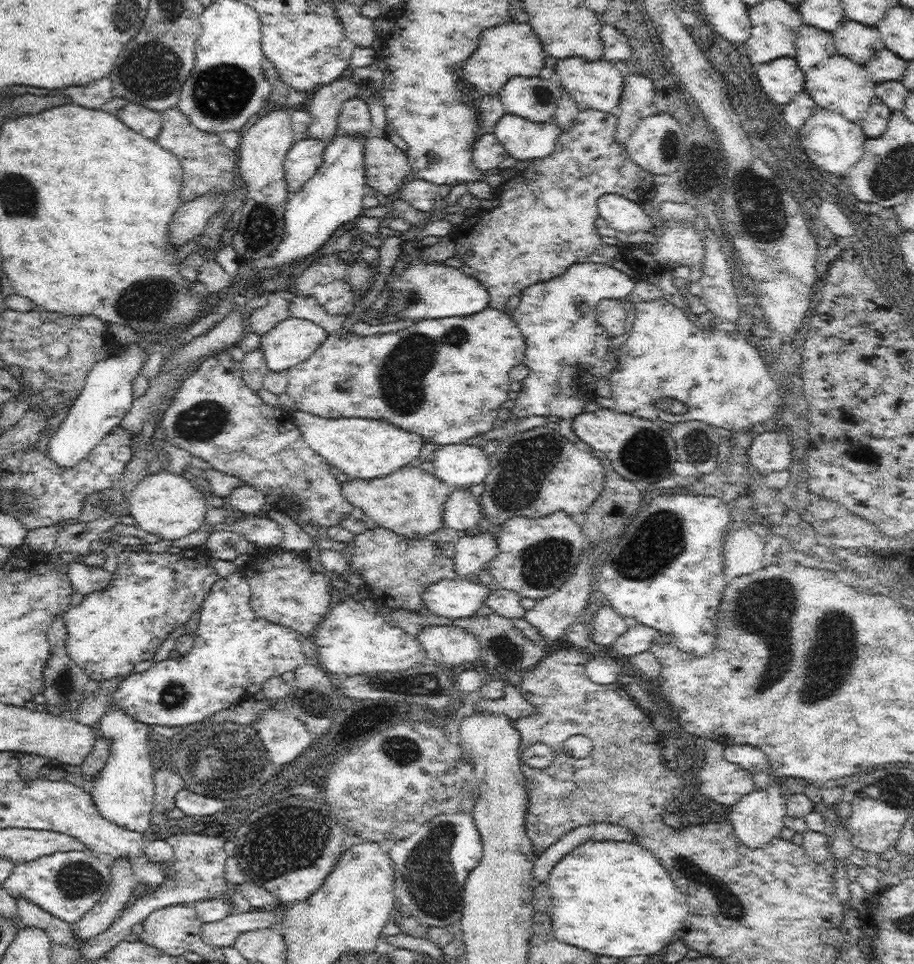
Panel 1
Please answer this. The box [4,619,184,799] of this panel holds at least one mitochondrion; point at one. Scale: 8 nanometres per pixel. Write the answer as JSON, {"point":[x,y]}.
{"point":[63,682]}

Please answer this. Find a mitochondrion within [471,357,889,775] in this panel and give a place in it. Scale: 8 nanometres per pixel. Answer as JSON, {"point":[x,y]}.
{"point":[765,610]}

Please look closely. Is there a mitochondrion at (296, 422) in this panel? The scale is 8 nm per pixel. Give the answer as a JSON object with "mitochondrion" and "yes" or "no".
{"mitochondrion":"no"}

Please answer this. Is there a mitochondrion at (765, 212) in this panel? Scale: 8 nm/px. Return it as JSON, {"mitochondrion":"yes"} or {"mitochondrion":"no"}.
{"mitochondrion":"yes"}

